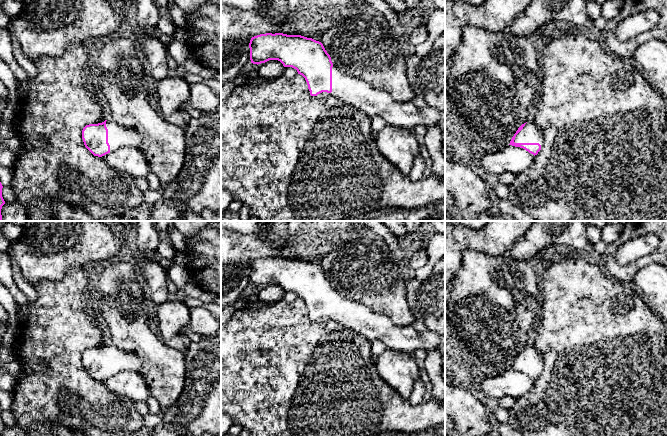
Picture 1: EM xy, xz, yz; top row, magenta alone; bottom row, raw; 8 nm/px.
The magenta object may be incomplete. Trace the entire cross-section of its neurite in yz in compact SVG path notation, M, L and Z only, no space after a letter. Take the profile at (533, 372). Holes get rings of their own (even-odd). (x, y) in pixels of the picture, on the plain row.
M530 343L518 352L509 369L523 372L535 380L543 371L544 364L541 353Z

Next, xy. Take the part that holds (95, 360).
M112 344L86 349L82 354L85 371L94 379L102 381L123 370L139 370L142 362L133 354L128 354Z

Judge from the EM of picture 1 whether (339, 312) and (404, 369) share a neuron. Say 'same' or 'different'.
different

